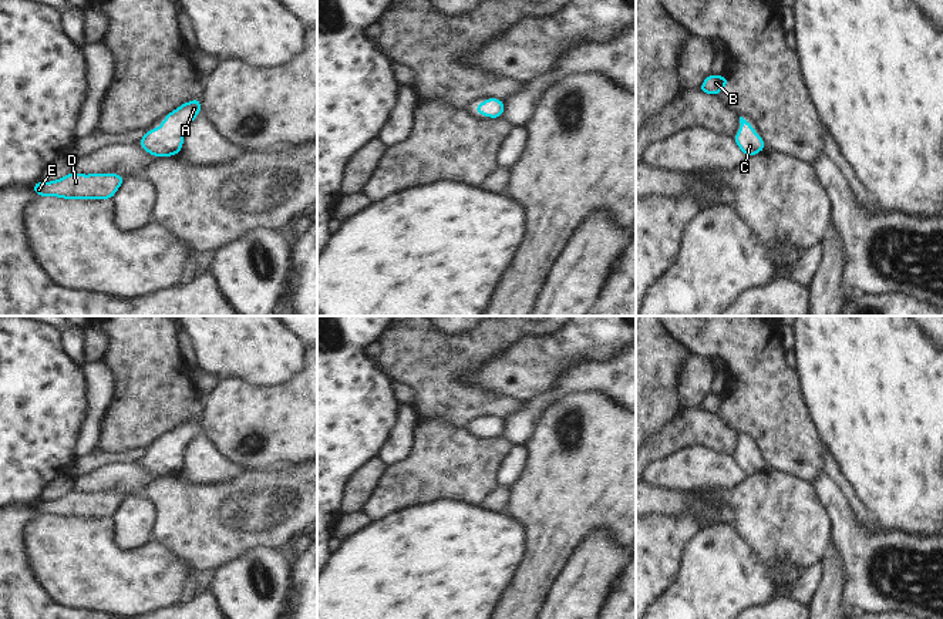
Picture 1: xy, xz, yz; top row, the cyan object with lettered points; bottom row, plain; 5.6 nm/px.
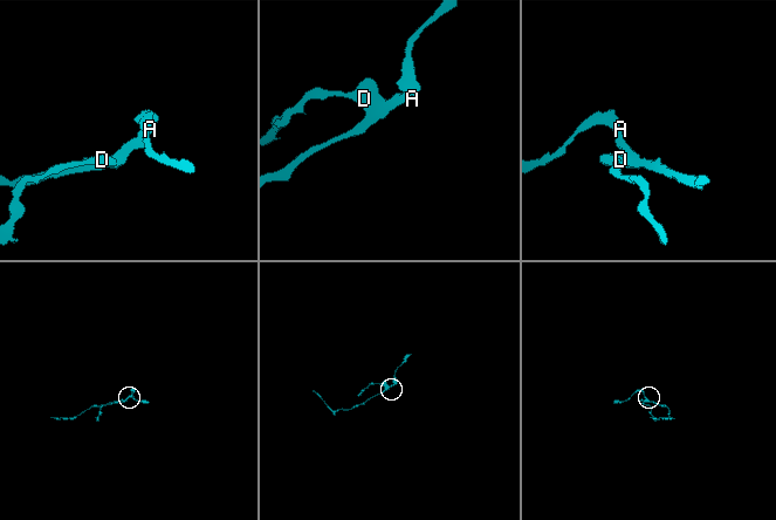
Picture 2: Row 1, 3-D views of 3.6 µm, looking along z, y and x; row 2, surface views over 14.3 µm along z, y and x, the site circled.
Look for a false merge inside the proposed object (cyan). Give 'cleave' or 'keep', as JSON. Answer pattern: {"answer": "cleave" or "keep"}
{"answer": "keep"}

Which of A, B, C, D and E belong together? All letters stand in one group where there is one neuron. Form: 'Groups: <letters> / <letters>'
Groups: A B C D E

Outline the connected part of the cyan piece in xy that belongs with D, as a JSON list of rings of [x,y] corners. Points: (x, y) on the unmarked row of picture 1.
[[[71,491],[54,501],[36,501],[38,515],[60,515],[64,518],[111,518],[125,499],[119,492],[81,494]]]

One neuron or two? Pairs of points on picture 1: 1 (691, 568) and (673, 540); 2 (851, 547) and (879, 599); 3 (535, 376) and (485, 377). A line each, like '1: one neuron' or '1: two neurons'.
1: two neurons
2: one neuron
3: one neuron

